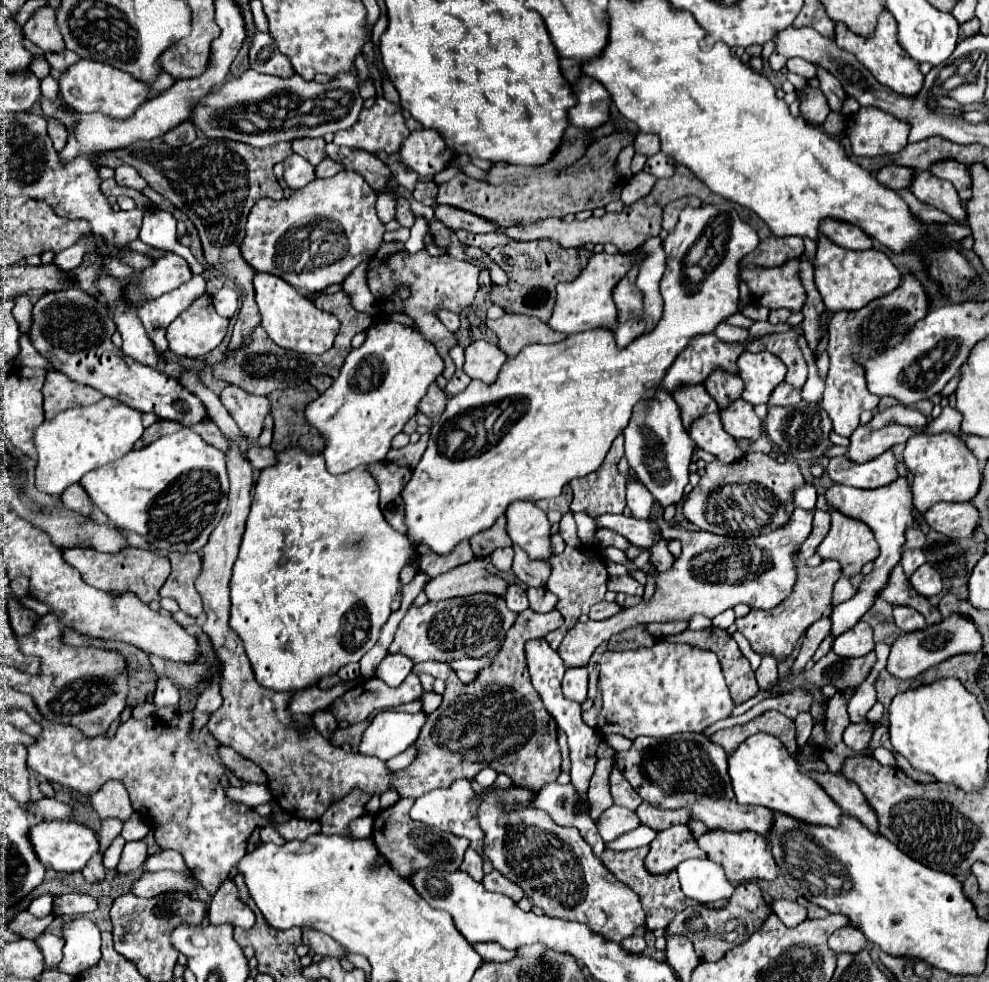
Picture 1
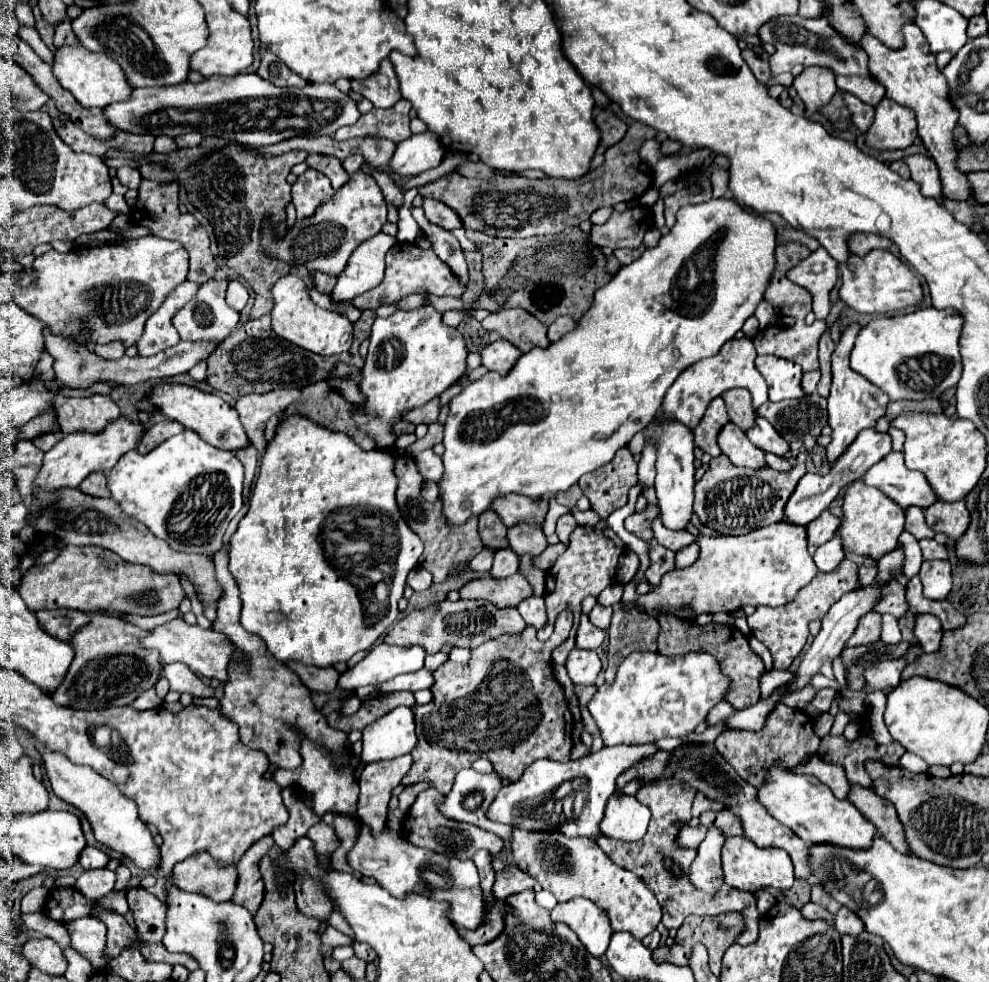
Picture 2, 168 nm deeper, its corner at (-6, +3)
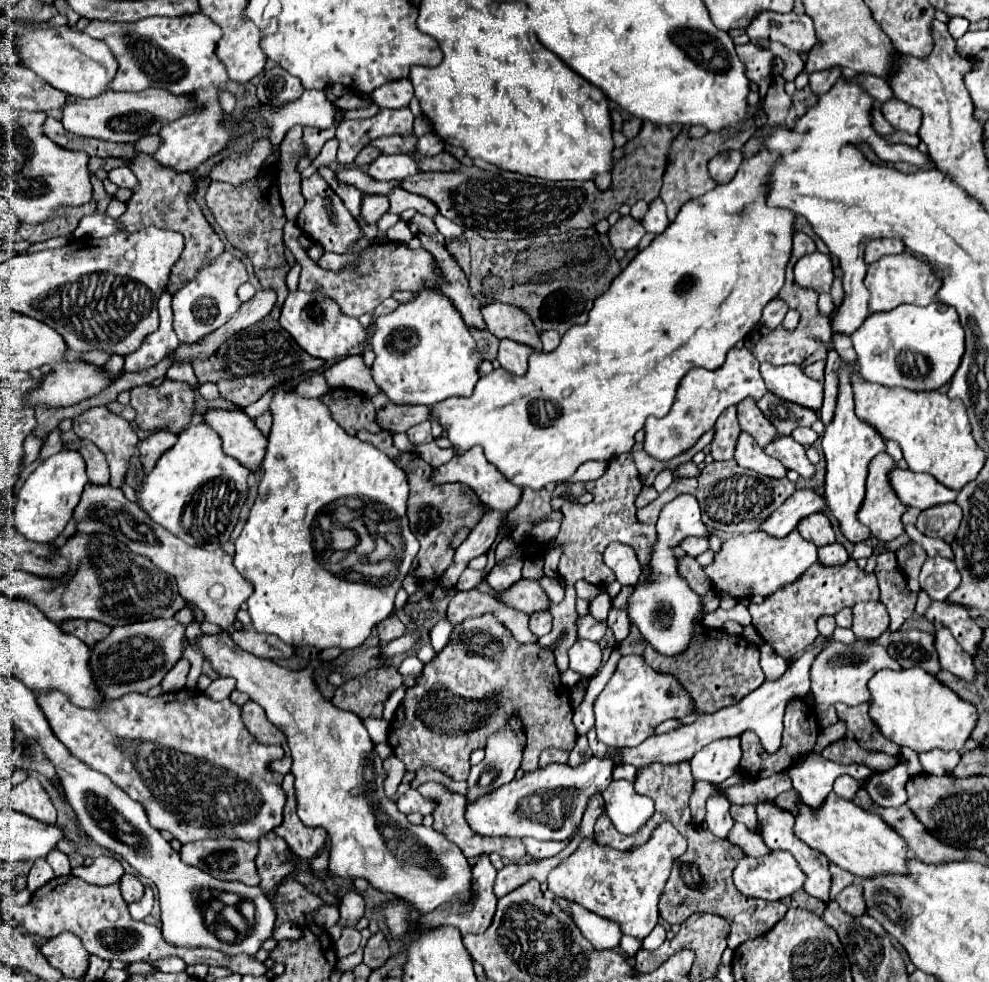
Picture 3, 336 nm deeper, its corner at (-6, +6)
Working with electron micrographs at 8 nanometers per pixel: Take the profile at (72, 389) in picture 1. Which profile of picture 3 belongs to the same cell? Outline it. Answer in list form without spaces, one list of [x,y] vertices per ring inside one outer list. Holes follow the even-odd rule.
[[[93,406],[93,408],[87,408],[85,412],[81,412],[79,416],[73,418],[73,432],[79,438],[85,438],[85,440],[93,442],[107,456],[107,462],[109,462],[109,468],[111,468],[111,486],[119,488],[123,478],[125,478],[127,466],[129,466],[127,460],[133,456],[135,444],[139,442],[131,424],[125,418],[109,412],[107,406]]]

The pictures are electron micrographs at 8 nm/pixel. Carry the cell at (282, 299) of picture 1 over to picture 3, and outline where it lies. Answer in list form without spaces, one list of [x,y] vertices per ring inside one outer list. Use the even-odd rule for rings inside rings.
[[[291,290],[281,308],[279,324],[295,338],[295,342],[305,352],[309,352],[311,356],[321,358],[321,360],[335,360],[335,358],[365,352],[365,336],[367,336],[365,328],[359,324],[357,318],[343,316],[339,306],[327,296]]]

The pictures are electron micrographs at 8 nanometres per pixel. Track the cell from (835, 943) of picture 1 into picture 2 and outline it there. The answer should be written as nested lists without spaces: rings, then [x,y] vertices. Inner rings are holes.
[[[841,907],[837,911],[837,915],[835,915],[835,927],[837,927],[839,933],[849,933],[849,935],[859,935],[865,929],[863,921],[849,907]]]

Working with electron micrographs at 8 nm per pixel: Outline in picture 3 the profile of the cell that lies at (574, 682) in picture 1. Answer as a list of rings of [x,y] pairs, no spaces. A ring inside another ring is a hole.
[[[577,640],[569,650],[569,668],[583,678],[591,678],[601,666],[601,648],[597,642]]]

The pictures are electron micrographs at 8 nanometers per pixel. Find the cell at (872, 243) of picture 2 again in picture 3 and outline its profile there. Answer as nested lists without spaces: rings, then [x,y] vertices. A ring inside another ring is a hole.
[[[877,238],[871,240],[865,248],[865,262],[871,264],[875,260],[879,260],[885,254],[899,254],[905,250],[905,244],[899,238]]]

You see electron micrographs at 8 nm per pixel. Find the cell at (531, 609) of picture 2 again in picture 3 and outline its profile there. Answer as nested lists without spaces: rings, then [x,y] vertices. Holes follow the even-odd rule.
[[[535,612],[529,616],[529,630],[535,636],[545,636],[551,630],[551,614],[549,612]]]

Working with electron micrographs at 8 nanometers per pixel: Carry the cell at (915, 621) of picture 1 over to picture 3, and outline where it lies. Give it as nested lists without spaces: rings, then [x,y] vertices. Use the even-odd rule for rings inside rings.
[[[935,628],[935,648],[939,654],[939,664],[943,670],[949,670],[951,674],[963,678],[963,680],[973,680],[973,660],[971,656],[957,644],[957,640],[951,636],[949,628]]]

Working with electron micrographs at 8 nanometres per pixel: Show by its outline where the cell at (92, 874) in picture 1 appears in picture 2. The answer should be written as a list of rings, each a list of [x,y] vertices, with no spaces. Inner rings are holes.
[[[85,847],[85,849],[81,851],[81,855],[79,855],[79,863],[81,863],[83,869],[105,867],[107,861],[109,861],[109,857],[107,857],[103,851],[95,849],[95,847]]]

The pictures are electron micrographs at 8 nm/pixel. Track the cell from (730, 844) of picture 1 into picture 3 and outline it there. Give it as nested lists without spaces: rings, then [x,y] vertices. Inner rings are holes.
[[[777,850],[777,852],[769,852],[763,858],[751,858],[751,856],[743,856],[735,870],[733,870],[733,882],[737,886],[739,892],[753,896],[753,898],[763,898],[763,900],[781,900],[785,896],[791,896],[793,892],[797,892],[799,888],[803,888],[805,882],[805,874],[801,872],[799,864],[795,862],[793,856],[789,856],[789,852]]]

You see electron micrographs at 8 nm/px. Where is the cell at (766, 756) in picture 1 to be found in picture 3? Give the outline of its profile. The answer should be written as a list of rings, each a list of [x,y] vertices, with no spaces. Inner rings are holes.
[[[833,792],[825,798],[825,804],[817,808],[817,812],[797,802],[793,830],[799,840],[823,852],[833,864],[863,878],[877,874],[905,874],[905,858],[911,858],[905,840],[897,836],[897,832],[887,826],[875,812],[863,810]]]

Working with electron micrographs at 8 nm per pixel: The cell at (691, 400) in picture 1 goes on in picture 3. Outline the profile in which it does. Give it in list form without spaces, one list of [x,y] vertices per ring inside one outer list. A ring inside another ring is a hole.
[[[729,406],[715,424],[715,434],[711,440],[711,456],[715,460],[731,460],[733,458],[733,450],[735,450],[735,440],[741,432],[739,422],[737,422],[737,414],[735,414],[735,406]]]

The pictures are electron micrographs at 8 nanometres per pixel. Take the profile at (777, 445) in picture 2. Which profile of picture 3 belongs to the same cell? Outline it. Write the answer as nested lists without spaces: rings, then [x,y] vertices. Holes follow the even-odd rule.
[[[777,436],[765,446],[765,452],[781,460],[785,468],[799,472],[799,476],[803,478],[811,478],[815,474],[815,466],[805,456],[805,448],[799,442],[795,442],[791,436]]]

